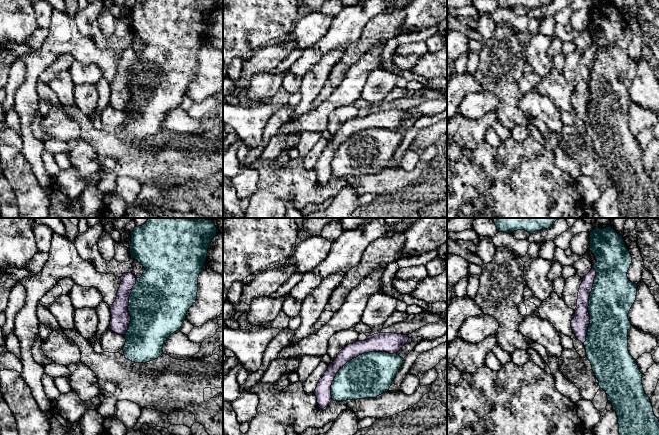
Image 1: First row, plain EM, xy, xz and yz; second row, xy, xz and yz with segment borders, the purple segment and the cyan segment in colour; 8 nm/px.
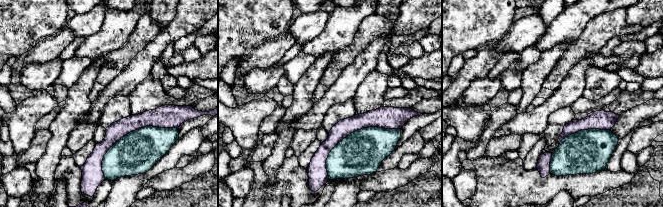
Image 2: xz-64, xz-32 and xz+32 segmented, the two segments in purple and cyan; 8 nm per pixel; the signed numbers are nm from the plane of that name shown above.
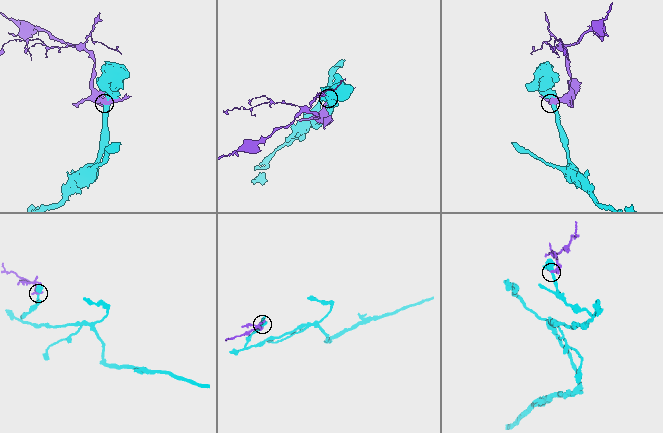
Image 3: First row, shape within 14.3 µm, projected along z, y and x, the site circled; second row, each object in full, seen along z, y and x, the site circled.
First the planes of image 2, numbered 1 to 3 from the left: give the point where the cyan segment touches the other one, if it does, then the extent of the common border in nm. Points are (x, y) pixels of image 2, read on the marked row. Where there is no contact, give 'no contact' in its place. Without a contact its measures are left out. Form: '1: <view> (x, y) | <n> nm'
1: xz-64 (128, 133) | 700 nm
2: xz-32 (351, 132) | 700 nm
3: xz+32 (585, 129) | 400 nm

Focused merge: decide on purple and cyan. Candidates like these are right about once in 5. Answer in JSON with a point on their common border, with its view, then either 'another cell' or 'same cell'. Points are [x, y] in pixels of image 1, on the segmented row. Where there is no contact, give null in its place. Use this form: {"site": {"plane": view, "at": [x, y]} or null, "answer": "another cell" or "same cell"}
{"site": {"plane": "xz", "at": [353, 357]}, "answer": "another cell"}

